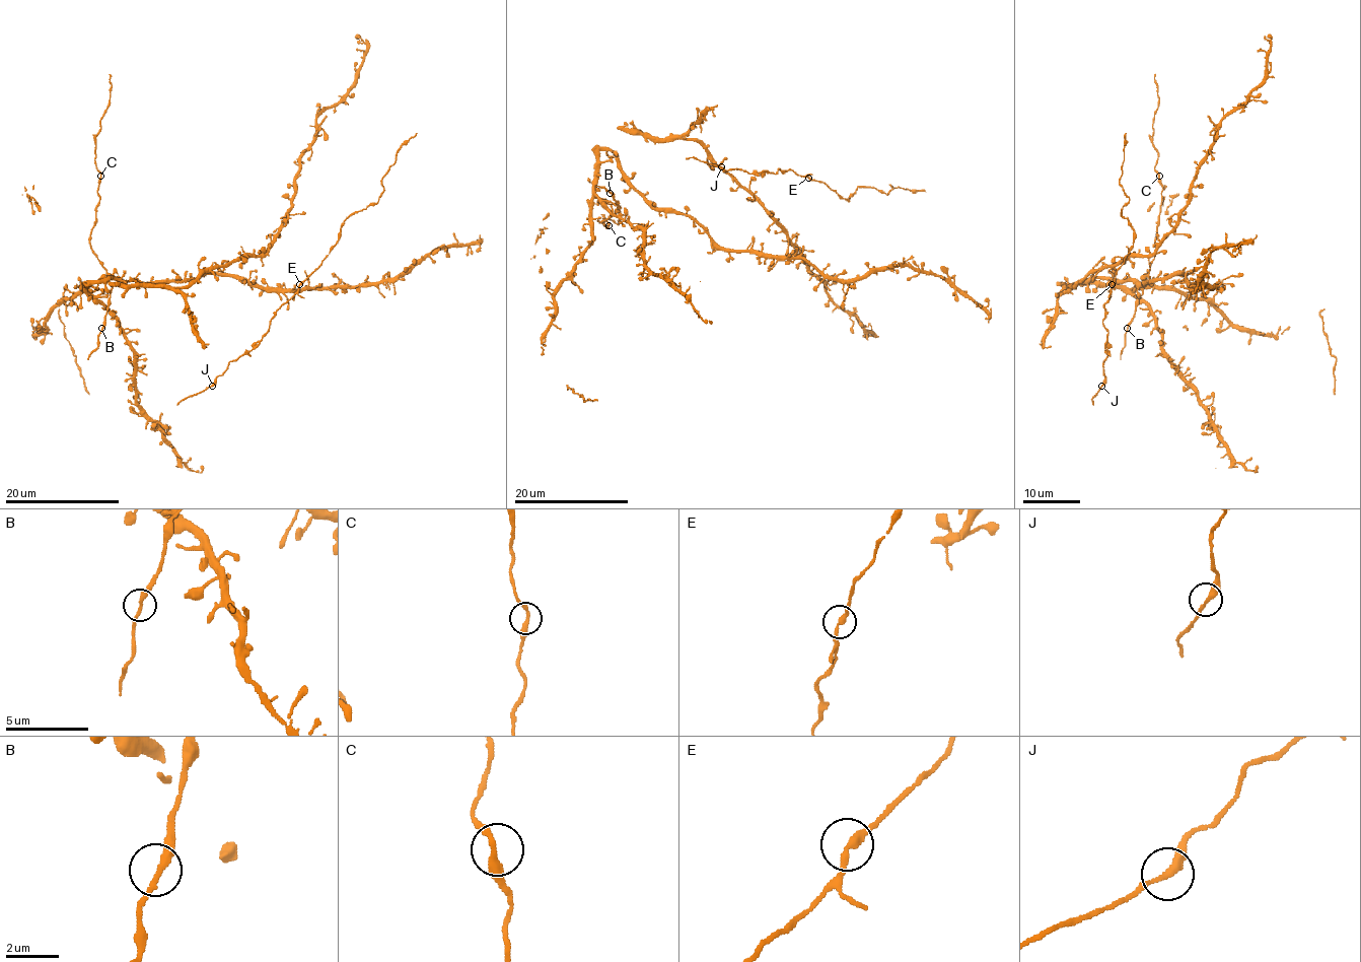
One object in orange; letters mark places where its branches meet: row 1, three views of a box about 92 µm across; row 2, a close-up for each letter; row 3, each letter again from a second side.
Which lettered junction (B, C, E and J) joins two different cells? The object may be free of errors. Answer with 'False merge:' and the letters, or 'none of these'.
False merge: none of these

